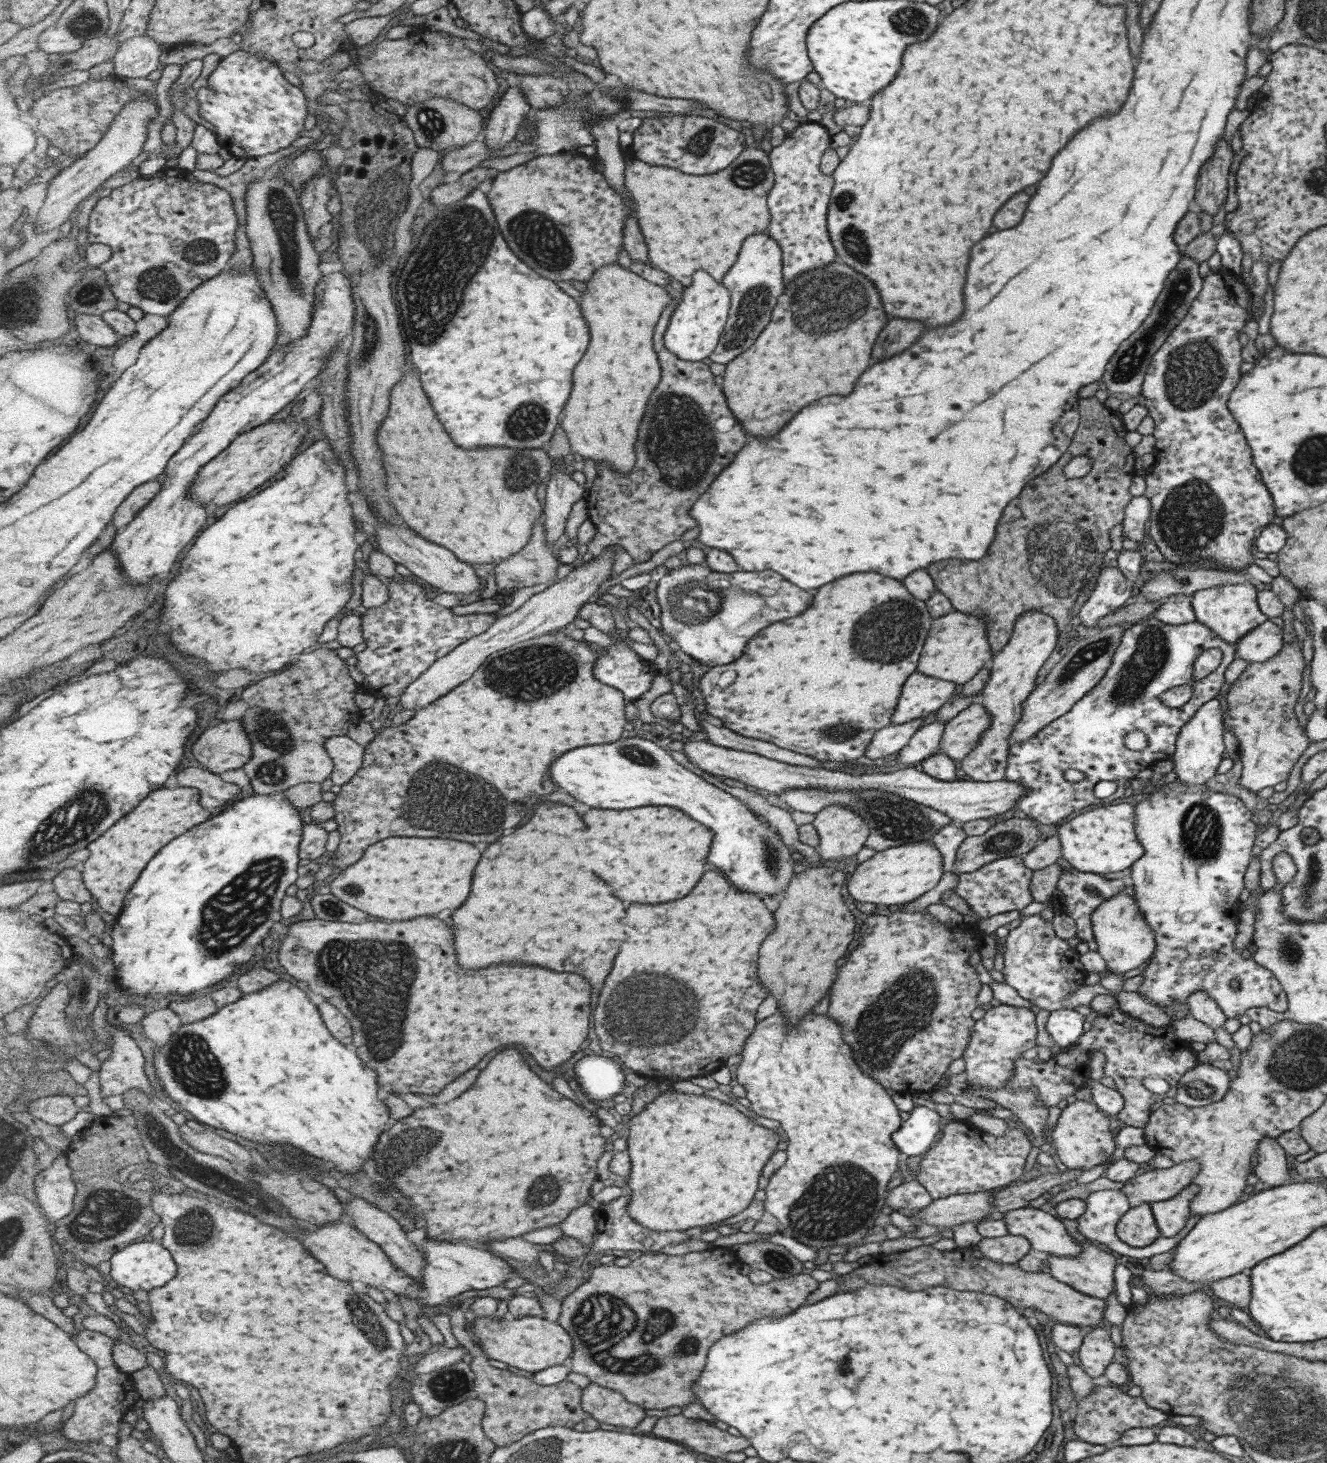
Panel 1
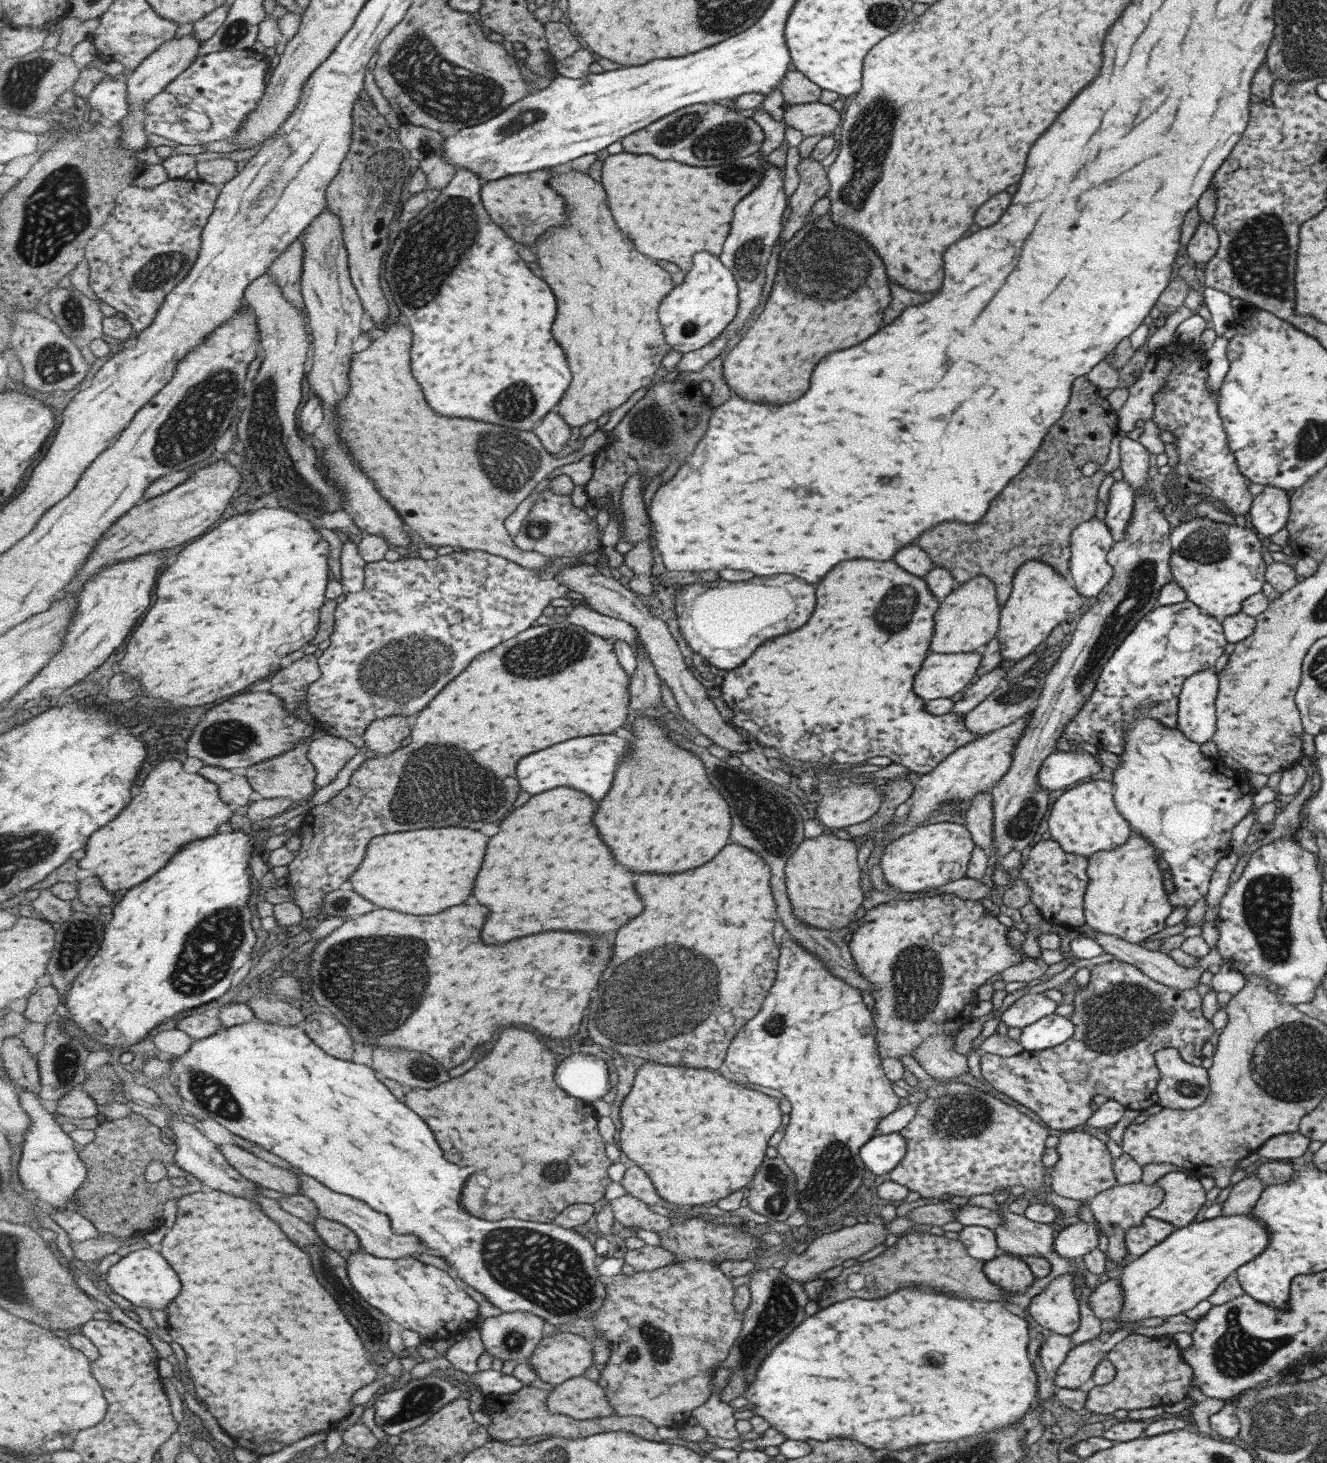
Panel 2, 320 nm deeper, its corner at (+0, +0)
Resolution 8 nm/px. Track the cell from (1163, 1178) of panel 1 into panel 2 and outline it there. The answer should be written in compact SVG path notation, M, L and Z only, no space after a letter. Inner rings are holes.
M1142 1182L1131 1184L1115 1185L1103 1192L1099 1192L1087 1200L1091 1216L1099 1223L1100 1232L1105 1234L1107 1239L1106 1260L1119 1264L1128 1255L1124 1245L1124 1232L1129 1227L1137 1227L1148 1215L1148 1212L1155 1208L1163 1198L1163 1191L1157 1184L1145 1185Z

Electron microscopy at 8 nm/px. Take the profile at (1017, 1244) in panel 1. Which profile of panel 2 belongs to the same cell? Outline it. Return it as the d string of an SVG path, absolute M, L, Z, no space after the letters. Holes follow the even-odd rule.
M1000 1252L999 1256L984 1261L982 1271L993 1284L1010 1292L1024 1292L1035 1280L1025 1262L1006 1252Z

